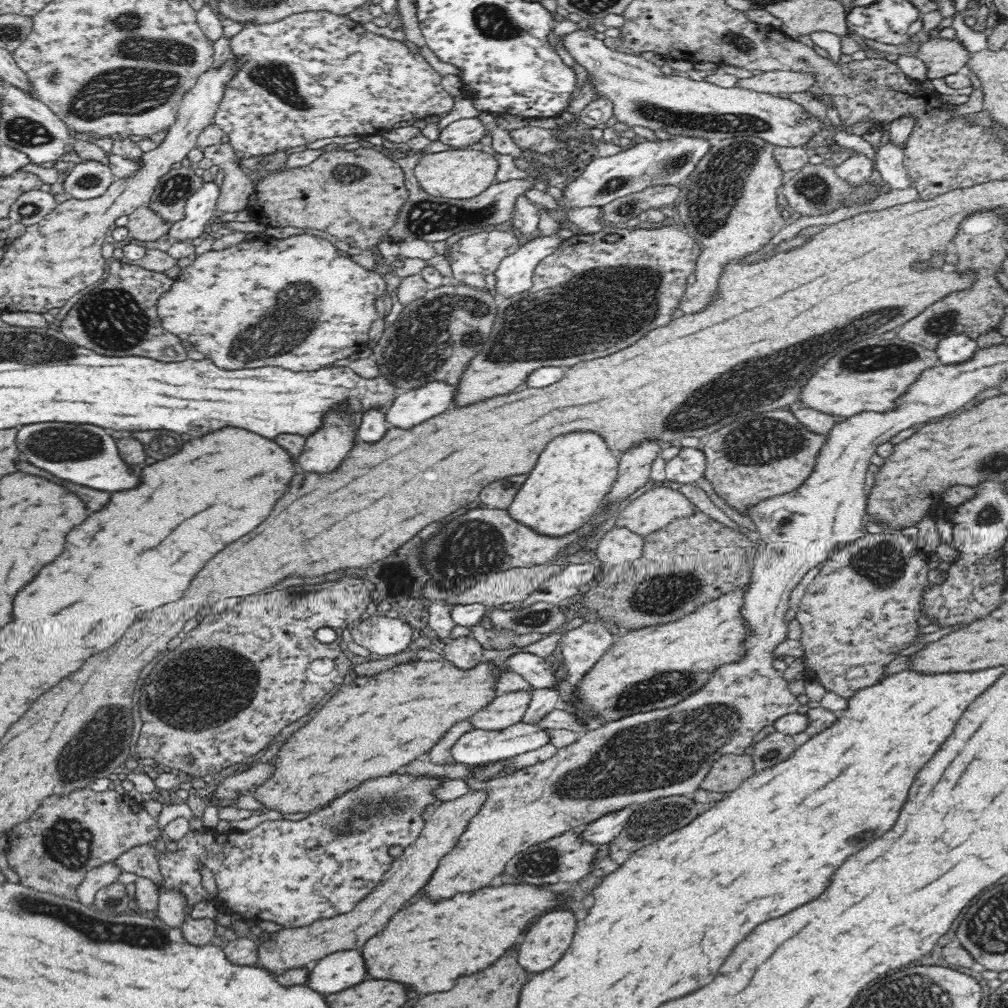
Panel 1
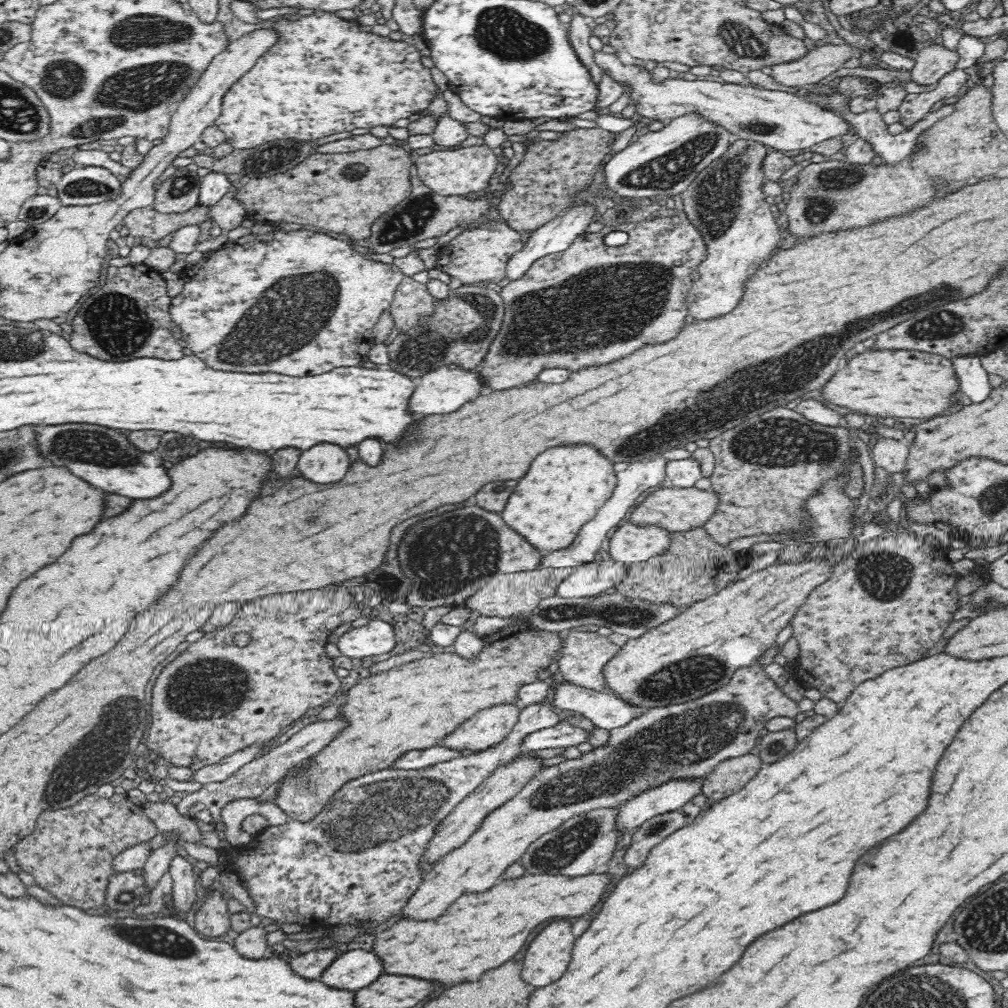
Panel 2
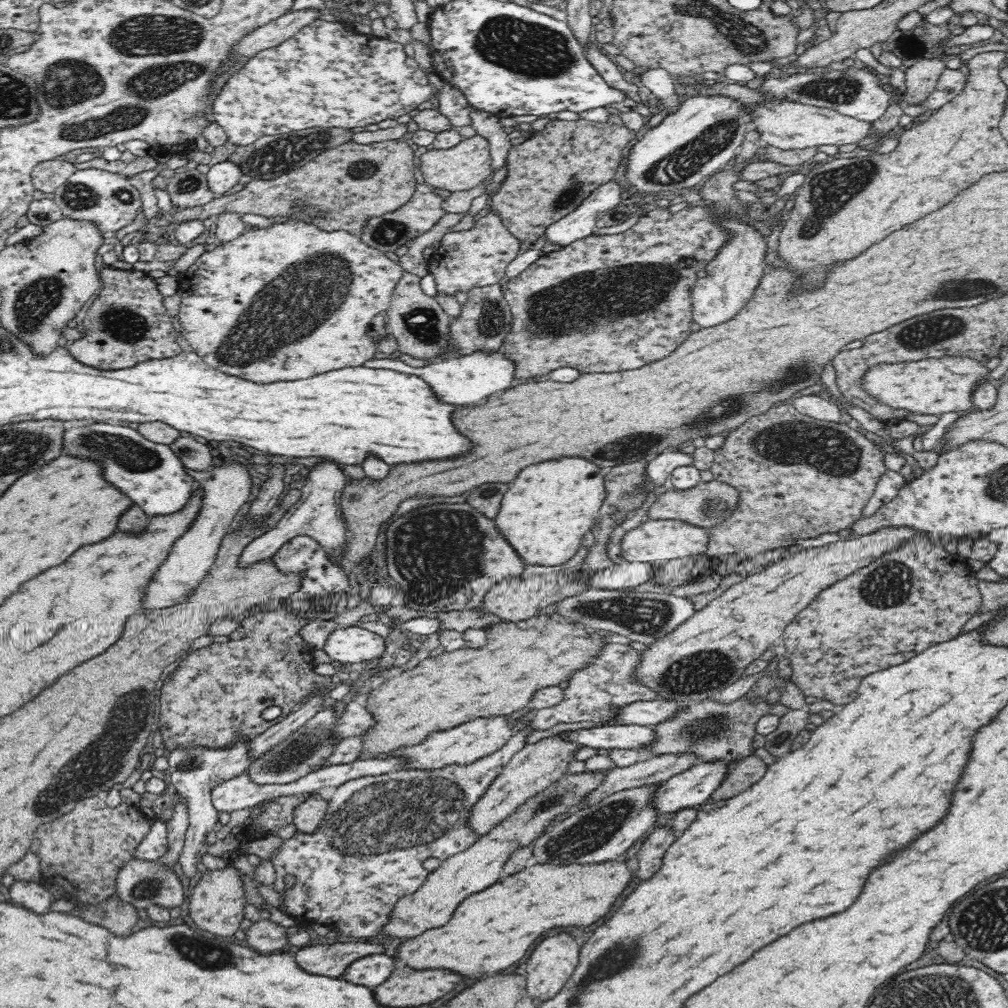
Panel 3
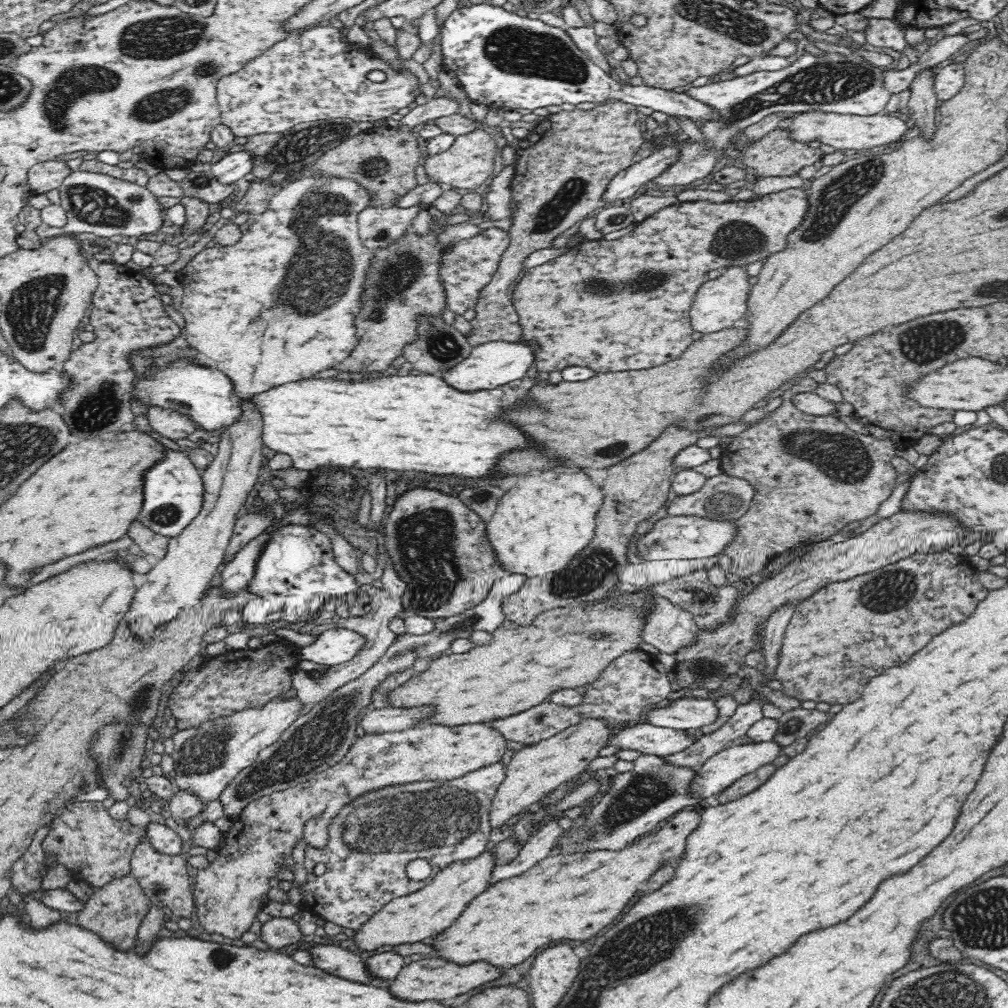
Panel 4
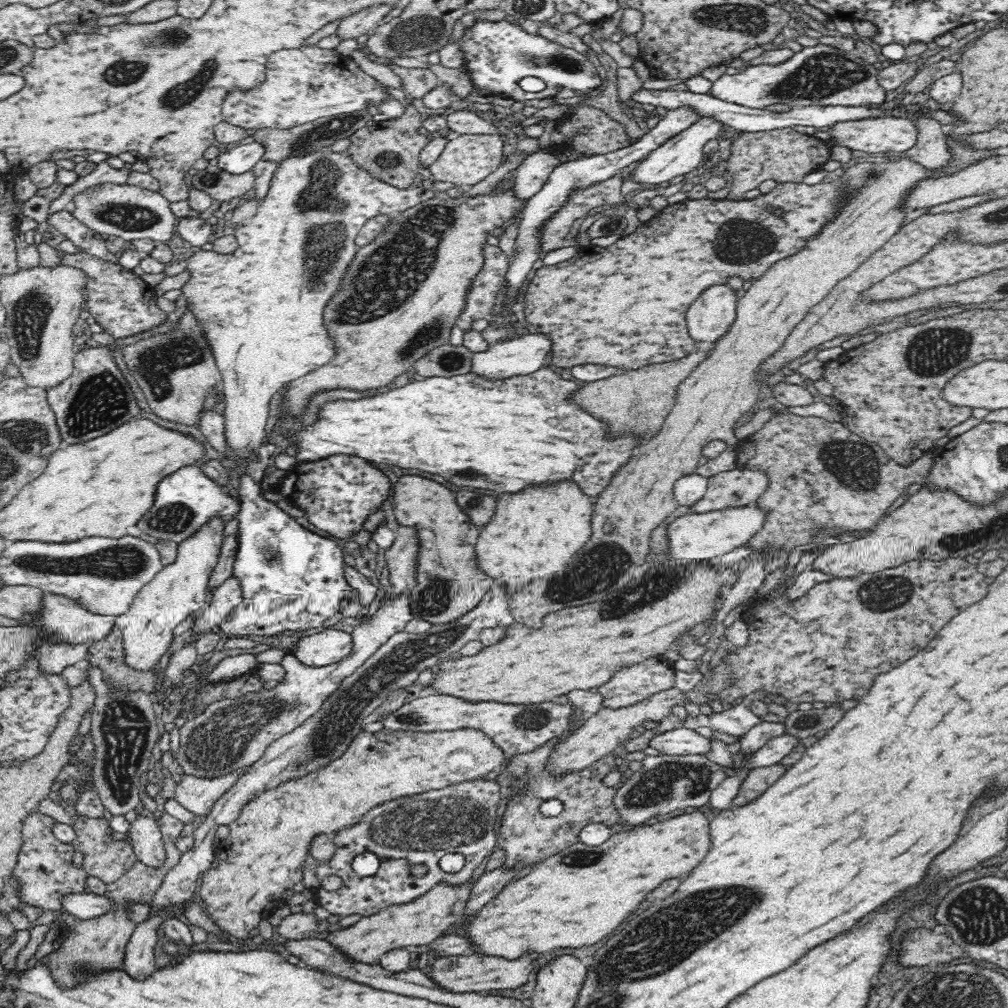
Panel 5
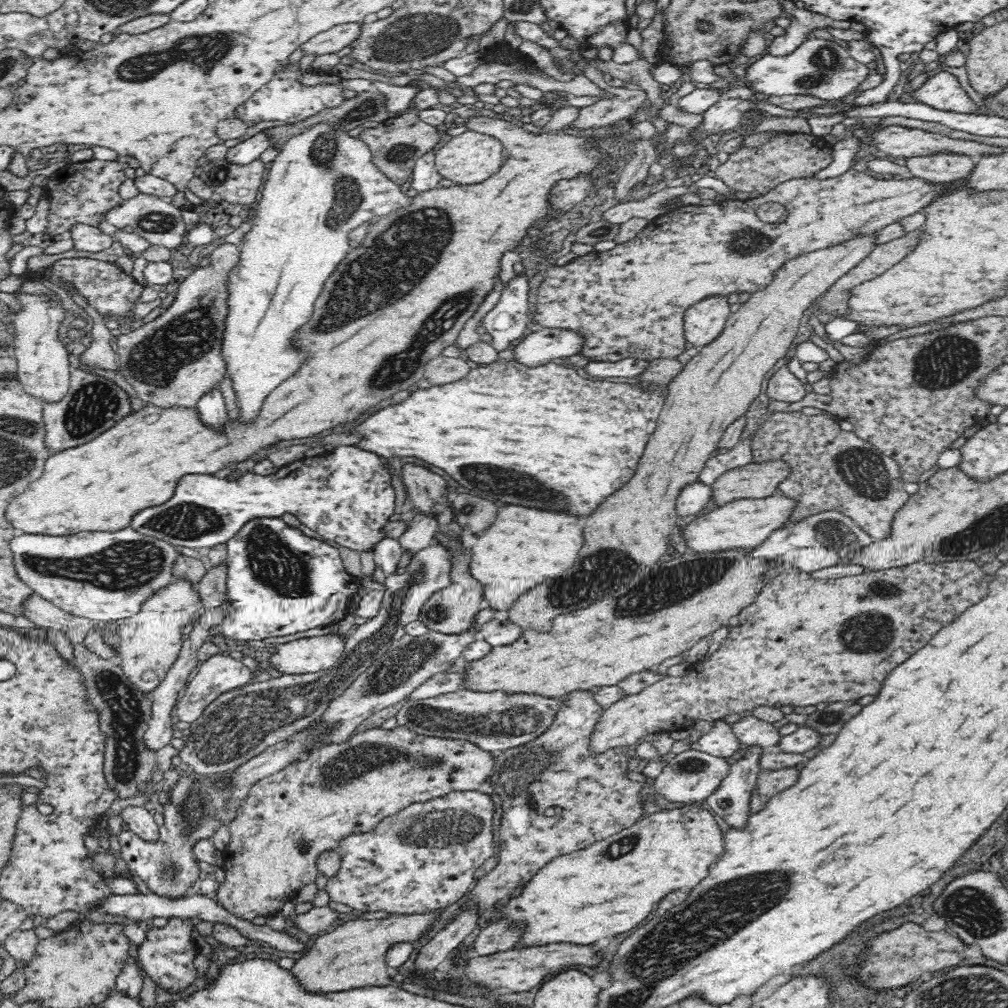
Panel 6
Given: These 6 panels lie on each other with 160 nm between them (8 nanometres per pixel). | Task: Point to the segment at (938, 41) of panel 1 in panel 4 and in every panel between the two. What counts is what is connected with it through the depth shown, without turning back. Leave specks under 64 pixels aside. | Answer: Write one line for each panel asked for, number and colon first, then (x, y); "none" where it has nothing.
2: (933, 62)
3: (921, 79)
4: (923, 102)

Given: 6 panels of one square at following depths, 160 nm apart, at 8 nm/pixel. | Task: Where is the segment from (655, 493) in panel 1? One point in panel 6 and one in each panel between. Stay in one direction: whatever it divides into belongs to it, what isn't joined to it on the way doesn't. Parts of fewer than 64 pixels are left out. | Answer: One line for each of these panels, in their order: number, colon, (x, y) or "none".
2: (670, 508)
3: (704, 505)
4: (726, 499)
5: (737, 488)
6: (755, 480)

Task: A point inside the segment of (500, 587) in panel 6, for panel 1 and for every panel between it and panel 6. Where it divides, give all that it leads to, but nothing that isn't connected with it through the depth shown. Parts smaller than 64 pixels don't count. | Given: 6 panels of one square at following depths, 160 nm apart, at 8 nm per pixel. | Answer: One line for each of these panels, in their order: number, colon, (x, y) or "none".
1: (574, 473)
2: (566, 486)
3: (547, 510)
4: (541, 524)
5: (534, 534)

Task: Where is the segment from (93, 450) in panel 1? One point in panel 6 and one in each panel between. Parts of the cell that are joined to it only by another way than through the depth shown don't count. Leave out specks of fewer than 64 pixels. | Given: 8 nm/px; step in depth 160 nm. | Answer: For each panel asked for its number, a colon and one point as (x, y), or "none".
2: (101, 456)
3: (150, 474)
4: (173, 489)
5: (183, 501)
6: (346, 495)

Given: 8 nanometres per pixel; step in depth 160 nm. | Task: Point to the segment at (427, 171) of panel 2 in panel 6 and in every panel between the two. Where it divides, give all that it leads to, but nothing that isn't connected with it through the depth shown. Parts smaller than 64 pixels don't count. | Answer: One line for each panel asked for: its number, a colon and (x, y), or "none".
3: (462, 167)
4: (466, 165)
5: (468, 159)
6: (472, 157)

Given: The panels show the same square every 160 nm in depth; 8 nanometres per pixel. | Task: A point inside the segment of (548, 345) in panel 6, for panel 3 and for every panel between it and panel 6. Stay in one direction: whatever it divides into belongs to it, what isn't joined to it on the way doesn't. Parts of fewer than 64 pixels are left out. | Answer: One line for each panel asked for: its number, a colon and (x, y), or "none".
3: (465, 380)
4: (490, 365)
5: (516, 357)

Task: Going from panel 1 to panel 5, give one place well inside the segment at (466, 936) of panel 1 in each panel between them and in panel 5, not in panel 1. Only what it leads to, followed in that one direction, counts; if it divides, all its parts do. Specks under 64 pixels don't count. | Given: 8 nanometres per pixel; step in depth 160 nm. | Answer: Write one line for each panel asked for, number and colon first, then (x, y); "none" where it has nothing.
2: (480, 931)
3: (491, 930)
4: (565, 897)
5: (558, 905)

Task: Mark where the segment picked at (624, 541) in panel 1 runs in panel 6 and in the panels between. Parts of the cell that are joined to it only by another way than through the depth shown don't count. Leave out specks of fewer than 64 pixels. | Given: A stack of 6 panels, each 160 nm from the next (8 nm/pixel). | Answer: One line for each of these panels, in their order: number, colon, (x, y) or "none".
2: (630, 543)
3: (656, 541)
4: (675, 537)
5: (692, 537)
6: (744, 523)

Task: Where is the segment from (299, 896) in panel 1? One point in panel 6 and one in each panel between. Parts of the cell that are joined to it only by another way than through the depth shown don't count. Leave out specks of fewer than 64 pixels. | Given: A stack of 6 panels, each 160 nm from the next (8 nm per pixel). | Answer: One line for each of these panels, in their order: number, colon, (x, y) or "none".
2: (372, 832)
3: (367, 853)
4: (370, 841)
5: (461, 818)
6: (424, 857)

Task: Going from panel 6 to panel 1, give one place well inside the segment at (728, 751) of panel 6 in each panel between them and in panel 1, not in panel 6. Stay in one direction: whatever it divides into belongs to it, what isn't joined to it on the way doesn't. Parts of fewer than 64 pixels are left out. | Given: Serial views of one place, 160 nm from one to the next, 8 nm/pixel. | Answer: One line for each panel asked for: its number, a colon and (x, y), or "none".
1: (476, 747)
2: (562, 735)
3: (607, 736)
4: (645, 738)
5: (681, 741)

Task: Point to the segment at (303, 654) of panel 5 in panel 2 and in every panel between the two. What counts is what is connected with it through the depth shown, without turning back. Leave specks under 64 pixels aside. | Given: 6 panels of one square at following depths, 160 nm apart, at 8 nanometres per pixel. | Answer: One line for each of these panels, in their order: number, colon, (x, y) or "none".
2: (377, 637)
3: (352, 644)
4: (339, 645)

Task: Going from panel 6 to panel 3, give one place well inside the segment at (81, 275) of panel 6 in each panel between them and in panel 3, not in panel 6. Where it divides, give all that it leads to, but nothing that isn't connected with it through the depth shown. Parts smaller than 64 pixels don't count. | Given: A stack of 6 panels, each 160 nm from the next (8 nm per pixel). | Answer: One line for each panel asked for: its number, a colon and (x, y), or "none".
3: (127, 323)
4: (127, 315)
5: (123, 304)

